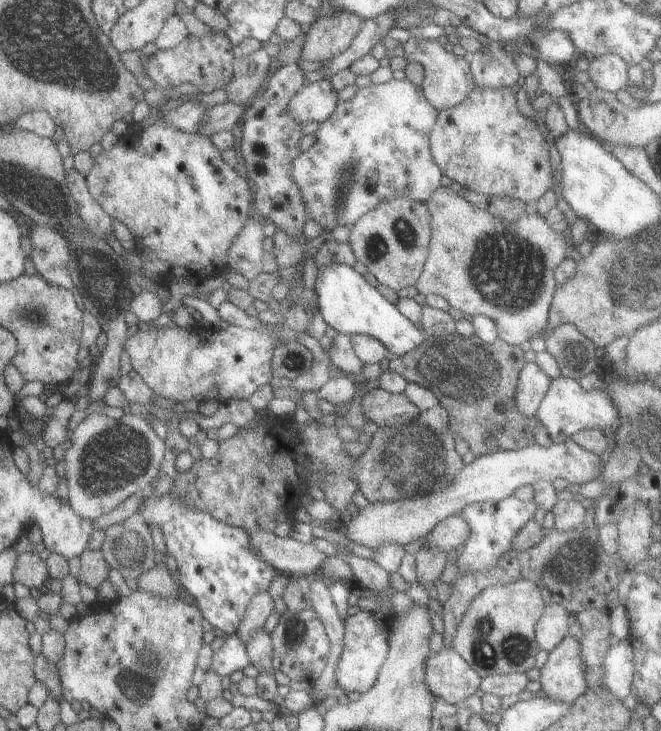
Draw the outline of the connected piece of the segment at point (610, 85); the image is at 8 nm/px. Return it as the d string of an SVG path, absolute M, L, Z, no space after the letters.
M607 53L589 60L586 72L597 89L614 94L627 86L627 67L619 55Z

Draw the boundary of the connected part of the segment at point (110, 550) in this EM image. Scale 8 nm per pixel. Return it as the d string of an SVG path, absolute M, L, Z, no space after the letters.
M138 509L123 522L107 526L100 551L108 568L118 570L124 579L150 570L156 564L150 530Z

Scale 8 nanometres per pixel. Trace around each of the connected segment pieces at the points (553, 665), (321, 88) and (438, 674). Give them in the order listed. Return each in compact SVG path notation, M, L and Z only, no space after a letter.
M567 634L547 653L547 661L539 669L537 680L547 698L572 704L586 692L579 650L579 642Z
M329 79L306 83L299 88L287 102L287 116L295 122L322 122L331 115L337 104L336 91L331 87Z
M447 646L427 656L423 677L427 690L446 704L456 704L474 697L481 682L473 668Z

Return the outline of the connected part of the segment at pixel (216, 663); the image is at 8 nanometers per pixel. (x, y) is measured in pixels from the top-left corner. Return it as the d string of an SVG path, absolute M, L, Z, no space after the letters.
M225 634L225 640L218 650L211 656L210 670L219 677L229 676L235 671L243 671L249 664L244 643L239 640L237 634Z

